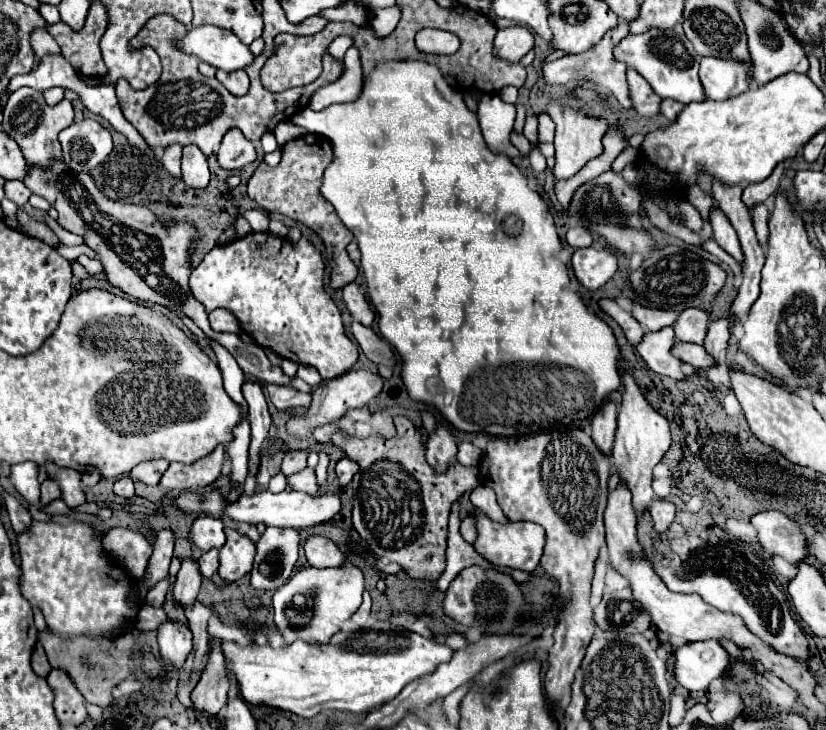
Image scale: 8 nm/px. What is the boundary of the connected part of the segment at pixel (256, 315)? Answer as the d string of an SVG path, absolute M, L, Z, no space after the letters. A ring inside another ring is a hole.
M252 233L226 245L216 245L210 253L206 253L202 265L198 265L190 275L190 289L194 297L206 307L206 311L214 311L218 307L230 309L240 321L240 327L260 347L274 349L278 355L300 365L316 367L322 379L334 379L352 369L358 359L358 347L346 335L340 309L324 291L322 279L322 257L308 239L302 237L298 245L292 245L288 239L280 239L270 233Z

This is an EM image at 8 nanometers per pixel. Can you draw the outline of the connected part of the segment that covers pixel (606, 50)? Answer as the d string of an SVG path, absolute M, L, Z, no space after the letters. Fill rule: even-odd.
M620 21L614 29L610 29L610 33L606 33L606 37L598 43L598 47L594 47L594 51L586 51L584 55L574 55L574 57L562 57L558 61L546 63L542 67L542 81L548 85L560 85L560 83L568 83L568 81L594 81L596 85L604 87L606 91L610 91L624 107L630 107L630 97L628 97L628 83L626 83L626 65L614 61L612 57L612 49L614 45L628 35L628 21Z

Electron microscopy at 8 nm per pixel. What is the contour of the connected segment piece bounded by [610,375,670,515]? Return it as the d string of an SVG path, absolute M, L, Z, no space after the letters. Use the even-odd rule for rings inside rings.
M624 375L624 395L622 395L622 405L618 409L618 429L616 429L614 449L610 455L610 465L612 465L612 473L620 477L620 483L630 487L636 515L642 515L642 511L650 509L652 495L654 495L652 469L668 451L668 447L670 447L668 421L650 407L650 403L640 393L636 381L630 375Z

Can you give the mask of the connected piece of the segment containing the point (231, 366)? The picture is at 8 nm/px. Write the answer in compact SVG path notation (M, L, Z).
M208 337L208 343L218 359L218 367L222 371L222 377L224 377L224 389L226 393L238 403L242 405L242 409L246 411L246 401L242 397L242 383L244 383L244 371L238 367L236 359L230 355L230 351L226 347L222 347L216 339Z

